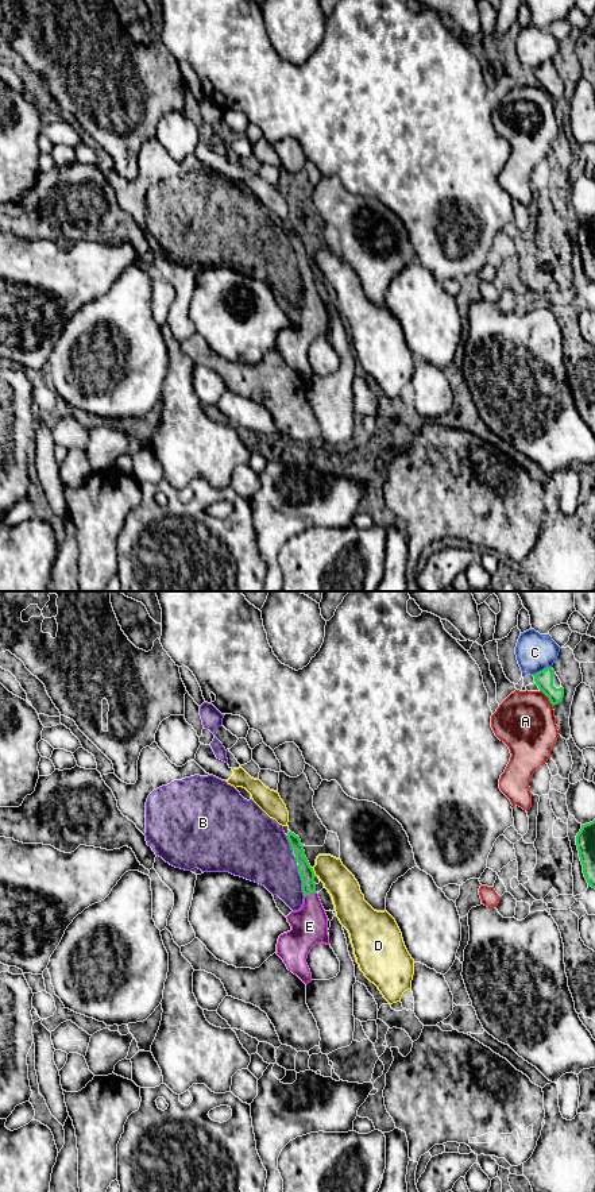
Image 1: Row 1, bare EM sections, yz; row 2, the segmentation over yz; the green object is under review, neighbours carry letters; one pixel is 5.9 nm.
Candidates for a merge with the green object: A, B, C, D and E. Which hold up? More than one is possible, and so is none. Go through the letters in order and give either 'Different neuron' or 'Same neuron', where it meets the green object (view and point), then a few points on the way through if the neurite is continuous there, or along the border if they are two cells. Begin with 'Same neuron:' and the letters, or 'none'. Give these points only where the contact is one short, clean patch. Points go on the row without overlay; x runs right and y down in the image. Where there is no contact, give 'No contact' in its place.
Same neuron: E
A: Different neuron. Touches green at yz (548, 92)
B: Different neuron. Touches green at yz (302, 277). Boundary: yz (297, 261), (304, 292)
C: Different neuron. Touches green at yz (543, 65)
D: Different neuron. Touches green at yz (313, 267). Boundary: yz (312, 263), (316, 270)
E: Same neuron. Touches green at yz (309, 289). Path across: yz (305, 266), (309, 289), (309, 321)

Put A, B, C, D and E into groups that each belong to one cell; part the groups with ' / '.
A / B / C / D / E

